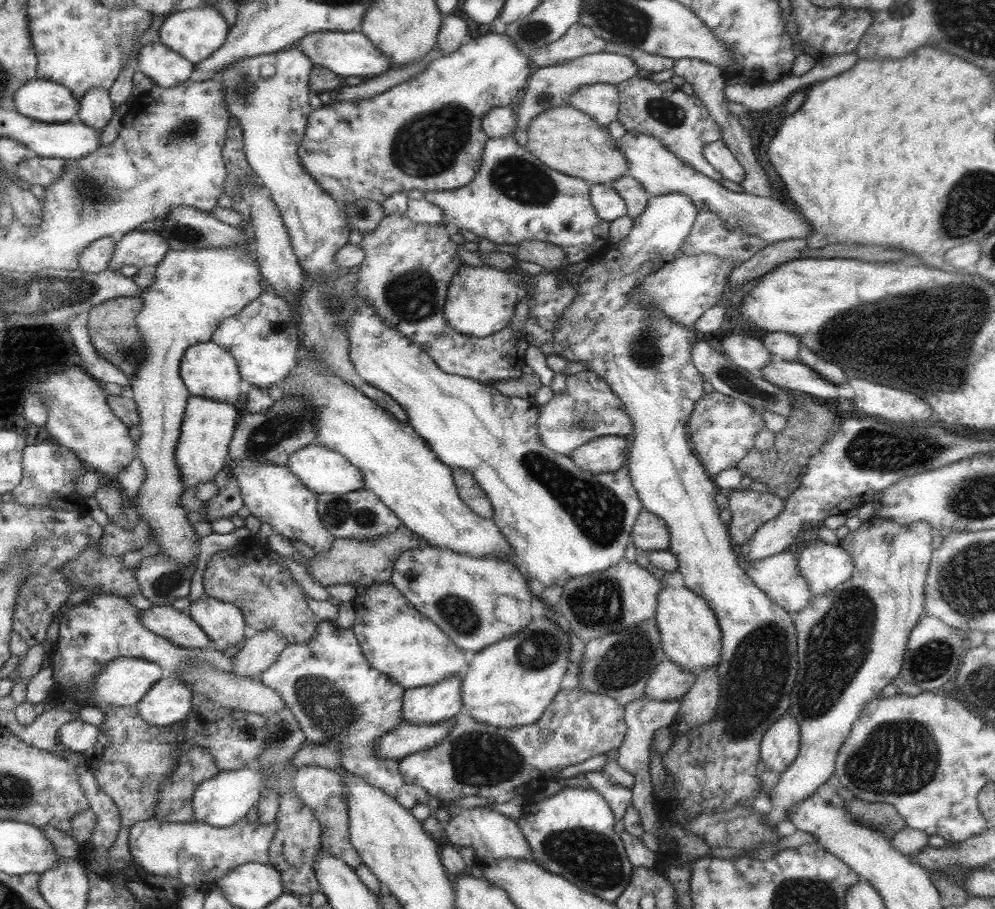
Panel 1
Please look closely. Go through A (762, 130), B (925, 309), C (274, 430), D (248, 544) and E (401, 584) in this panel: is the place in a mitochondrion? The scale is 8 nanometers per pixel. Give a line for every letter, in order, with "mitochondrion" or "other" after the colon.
A: other
B: other
C: mitochondrion
D: other
E: other

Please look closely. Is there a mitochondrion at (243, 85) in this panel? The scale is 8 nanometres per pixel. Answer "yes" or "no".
yes

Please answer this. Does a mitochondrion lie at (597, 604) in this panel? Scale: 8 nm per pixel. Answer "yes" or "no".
yes

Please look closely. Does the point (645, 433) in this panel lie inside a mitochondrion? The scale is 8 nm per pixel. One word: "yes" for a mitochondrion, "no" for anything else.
no

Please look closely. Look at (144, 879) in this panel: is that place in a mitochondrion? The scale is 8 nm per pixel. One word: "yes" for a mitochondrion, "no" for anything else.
no

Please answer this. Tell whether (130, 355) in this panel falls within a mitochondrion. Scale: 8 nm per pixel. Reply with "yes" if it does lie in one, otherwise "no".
yes

